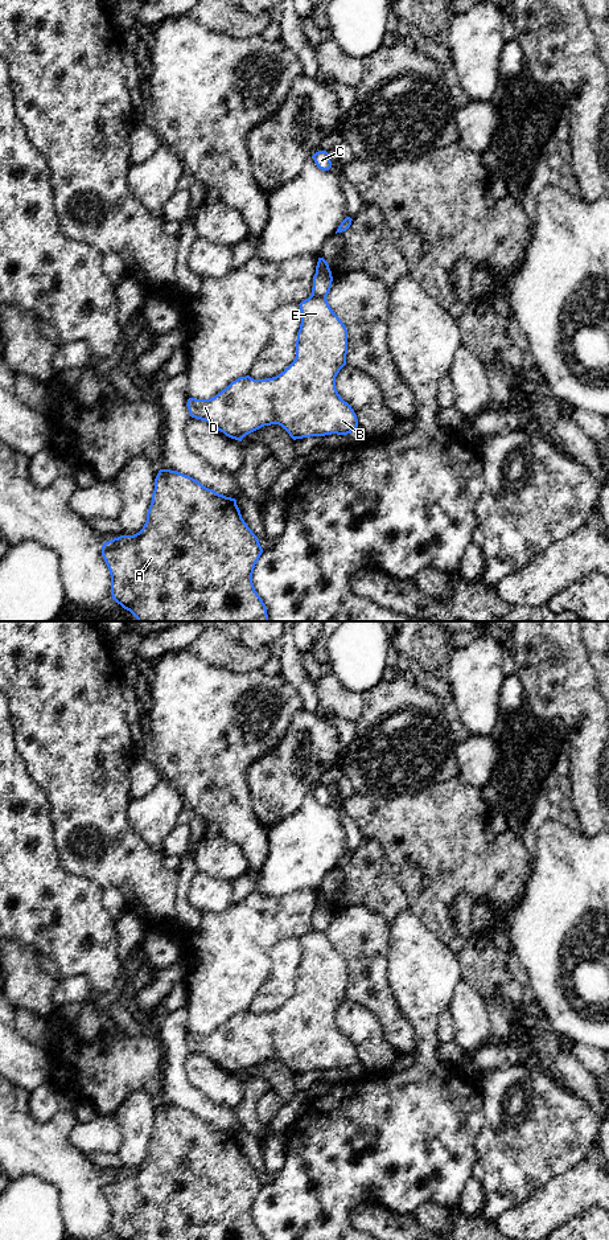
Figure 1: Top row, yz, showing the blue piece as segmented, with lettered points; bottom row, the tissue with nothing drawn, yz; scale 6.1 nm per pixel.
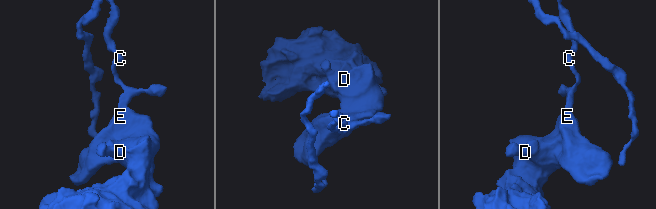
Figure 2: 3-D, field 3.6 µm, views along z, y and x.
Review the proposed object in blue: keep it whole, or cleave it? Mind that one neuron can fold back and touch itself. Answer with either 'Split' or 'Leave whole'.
Split

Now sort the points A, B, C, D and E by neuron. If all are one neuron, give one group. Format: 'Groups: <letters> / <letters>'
Groups: A B D E / C

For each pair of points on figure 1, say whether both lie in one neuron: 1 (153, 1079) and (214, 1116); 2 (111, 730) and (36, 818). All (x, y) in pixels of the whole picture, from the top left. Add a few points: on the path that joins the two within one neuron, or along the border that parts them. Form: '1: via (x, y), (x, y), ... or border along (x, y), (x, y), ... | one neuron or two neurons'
1: border along (163, 1052), (161, 1103) | two neurons
2: border along (31, 777), (48, 800), (49, 818), (54, 834) | two neurons

